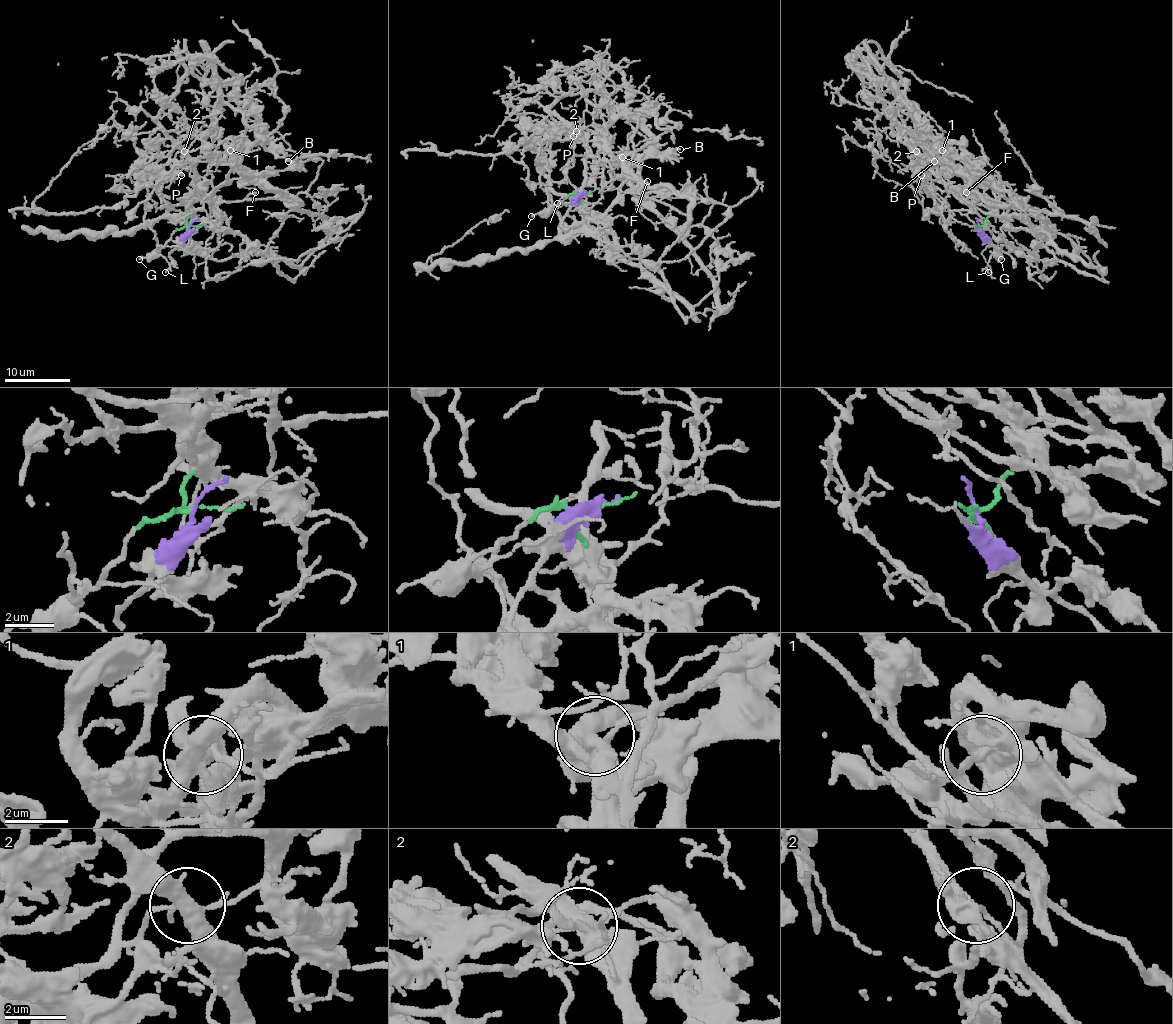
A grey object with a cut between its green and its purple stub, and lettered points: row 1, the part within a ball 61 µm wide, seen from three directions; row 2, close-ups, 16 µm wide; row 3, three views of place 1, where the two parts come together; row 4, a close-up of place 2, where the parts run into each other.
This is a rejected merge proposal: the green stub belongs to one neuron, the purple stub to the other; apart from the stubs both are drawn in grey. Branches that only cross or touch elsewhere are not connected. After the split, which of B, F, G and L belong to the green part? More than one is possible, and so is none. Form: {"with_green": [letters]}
{"with_green": ["G", "L"]}

